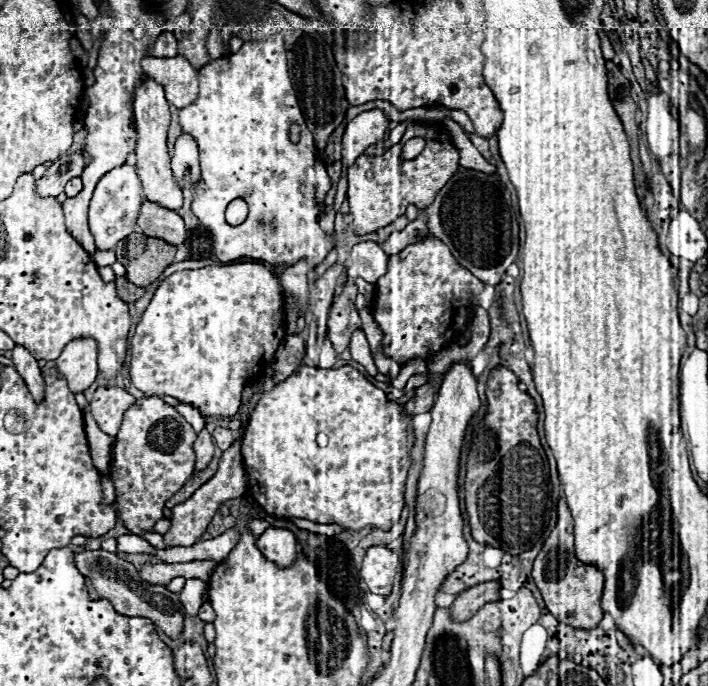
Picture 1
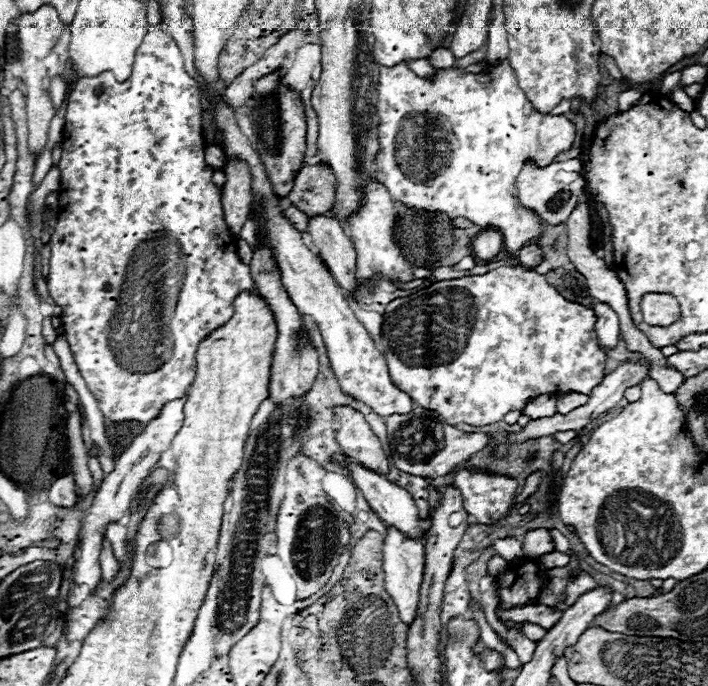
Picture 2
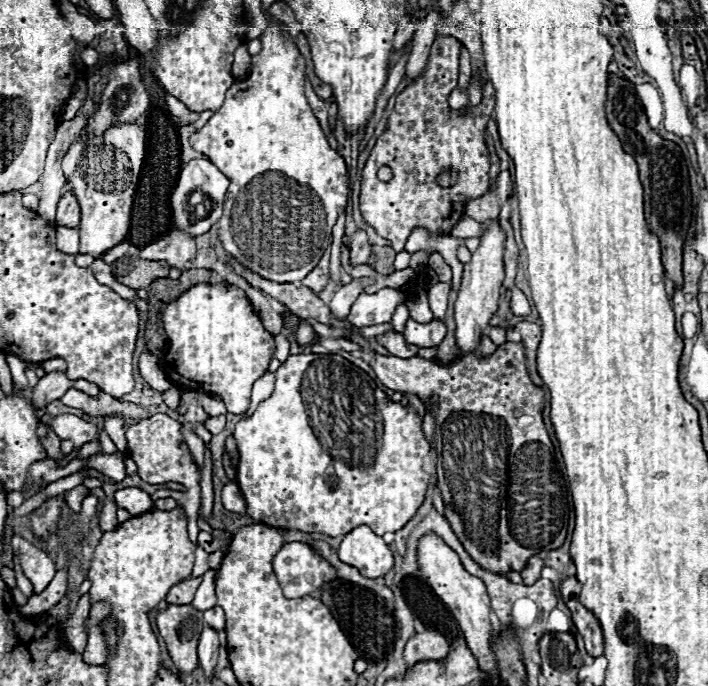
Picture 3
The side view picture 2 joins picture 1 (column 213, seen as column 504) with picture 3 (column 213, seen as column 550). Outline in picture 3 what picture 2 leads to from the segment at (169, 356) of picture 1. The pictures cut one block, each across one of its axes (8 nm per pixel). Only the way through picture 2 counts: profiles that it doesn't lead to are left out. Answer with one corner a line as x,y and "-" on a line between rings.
196,284
180,298
164,308
164,328
168,334
168,352
164,358
164,370
168,378
182,388
198,388
206,394
216,394
232,414
244,414
250,406
252,384
268,372
268,364
274,358
274,336
264,330
260,316
254,312
248,296
236,286
212,286

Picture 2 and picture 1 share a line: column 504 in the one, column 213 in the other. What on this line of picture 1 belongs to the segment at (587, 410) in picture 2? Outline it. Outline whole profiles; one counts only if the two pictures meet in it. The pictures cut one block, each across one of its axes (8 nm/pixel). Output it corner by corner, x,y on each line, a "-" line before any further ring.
216,428
212,432
212,438
214,438
214,444
220,448
220,450
226,450
232,446
234,442
234,432
230,432
228,428

